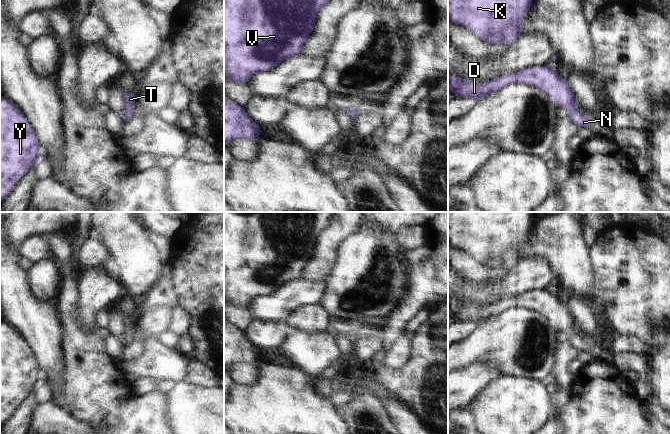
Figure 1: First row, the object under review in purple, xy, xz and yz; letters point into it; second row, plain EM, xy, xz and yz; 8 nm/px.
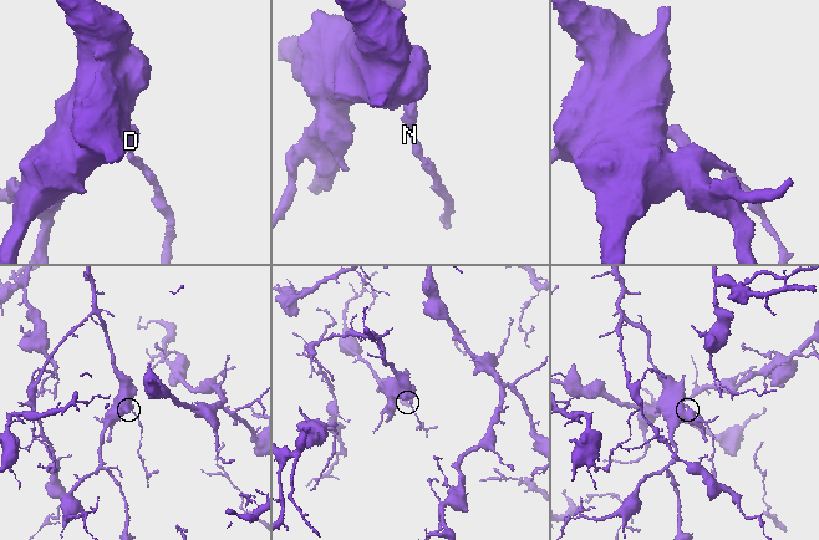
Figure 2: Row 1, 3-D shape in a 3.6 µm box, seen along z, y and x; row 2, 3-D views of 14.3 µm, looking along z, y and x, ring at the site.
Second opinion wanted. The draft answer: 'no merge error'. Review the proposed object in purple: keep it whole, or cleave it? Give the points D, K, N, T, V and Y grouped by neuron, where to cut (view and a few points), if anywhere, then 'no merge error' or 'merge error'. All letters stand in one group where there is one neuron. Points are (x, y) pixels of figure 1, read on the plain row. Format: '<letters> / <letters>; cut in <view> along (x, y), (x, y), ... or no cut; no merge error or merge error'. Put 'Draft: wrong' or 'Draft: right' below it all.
D K N T V Y; no cut; no merge error
Draft: right

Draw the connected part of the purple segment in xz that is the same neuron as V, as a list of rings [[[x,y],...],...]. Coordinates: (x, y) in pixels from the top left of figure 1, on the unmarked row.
[[[224,212],[224,302],[245,308],[250,301],[269,294],[300,275],[311,259],[317,237],[331,223],[335,212]]]

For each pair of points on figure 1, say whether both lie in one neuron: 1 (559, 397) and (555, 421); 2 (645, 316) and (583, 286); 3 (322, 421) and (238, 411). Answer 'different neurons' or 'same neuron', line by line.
1: same neuron
2: different neurons
3: same neuron

